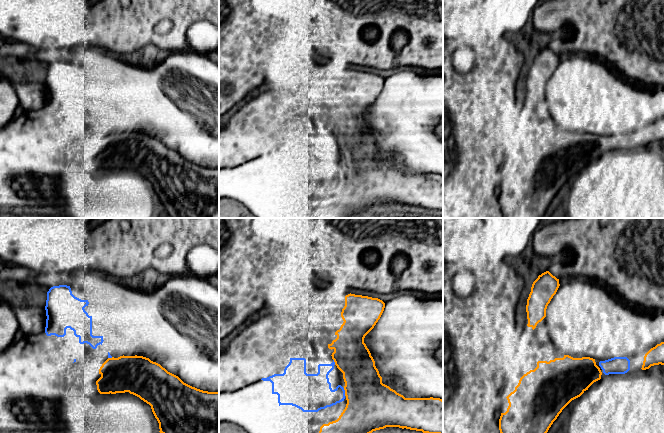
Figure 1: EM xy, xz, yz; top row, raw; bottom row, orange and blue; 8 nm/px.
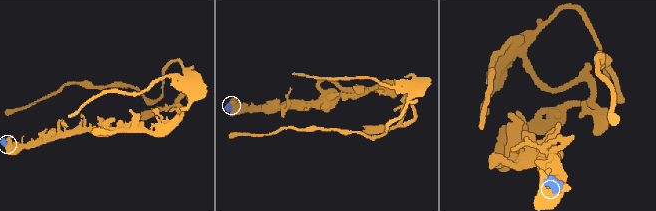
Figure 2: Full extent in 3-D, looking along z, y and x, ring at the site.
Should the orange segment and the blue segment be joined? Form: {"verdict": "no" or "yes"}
{"verdict": "no"}

